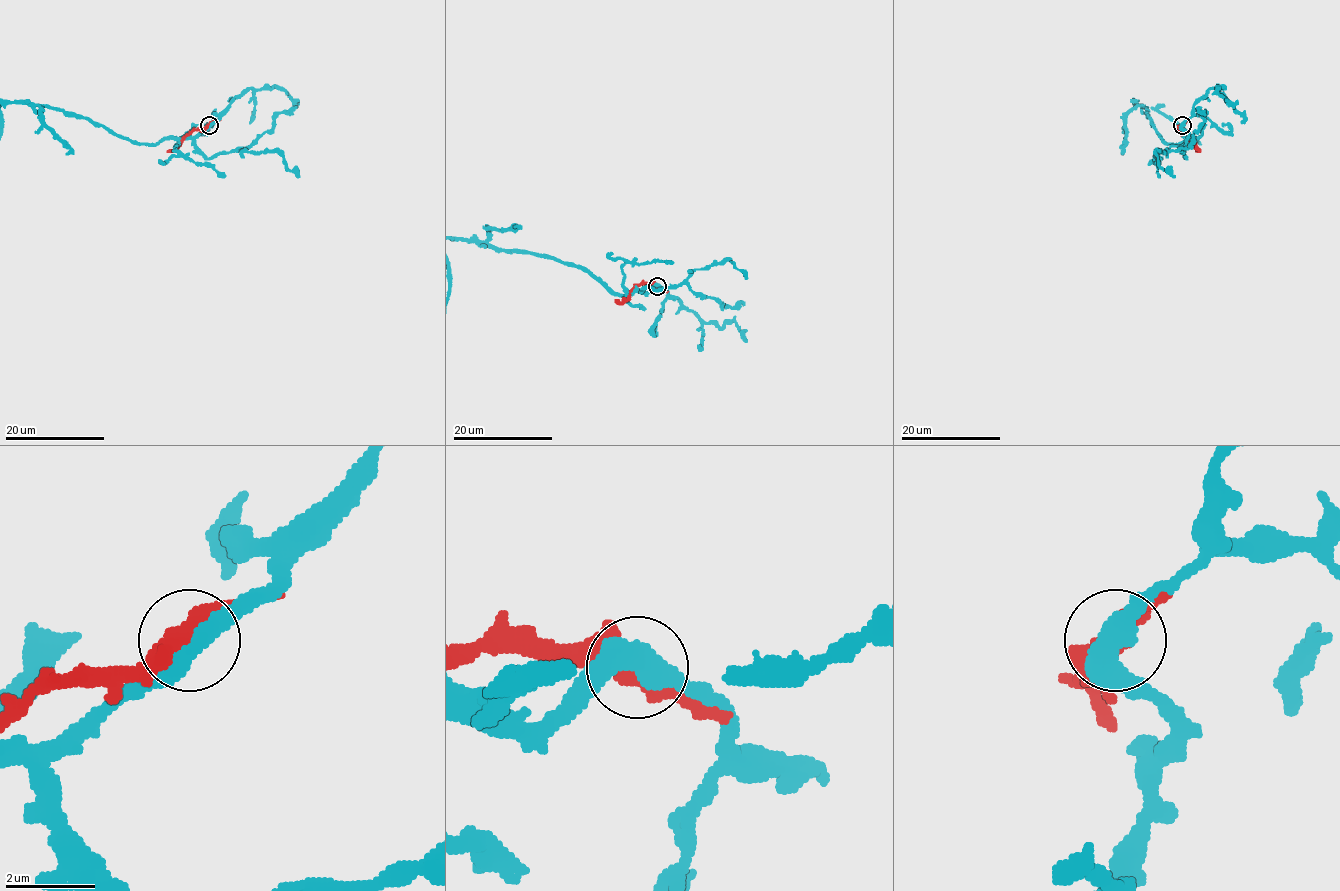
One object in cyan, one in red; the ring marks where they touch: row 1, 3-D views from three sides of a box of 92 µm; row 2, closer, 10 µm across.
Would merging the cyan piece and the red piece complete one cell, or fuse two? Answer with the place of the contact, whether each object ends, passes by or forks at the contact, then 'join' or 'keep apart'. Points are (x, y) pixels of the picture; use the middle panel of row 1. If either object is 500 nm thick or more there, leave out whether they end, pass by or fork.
place (657, 286); cyan passes by; red passes by; keep apart

